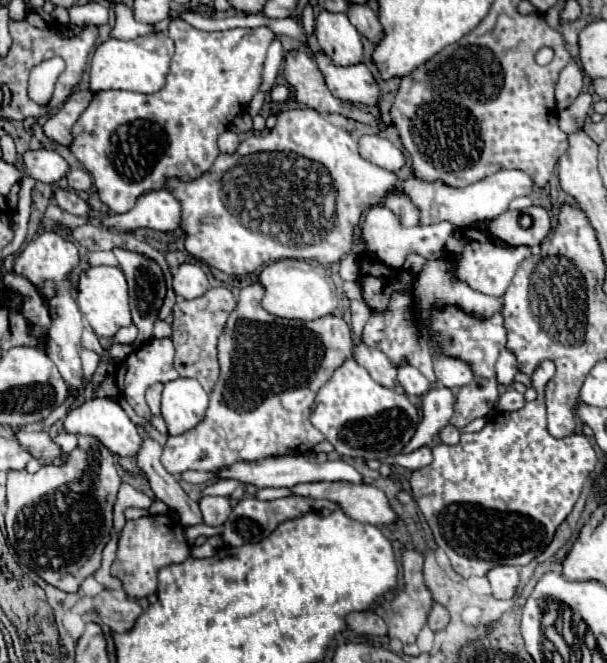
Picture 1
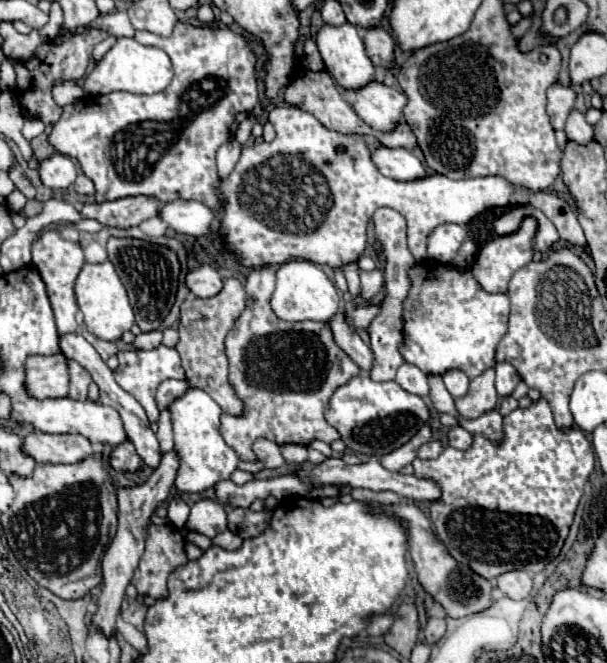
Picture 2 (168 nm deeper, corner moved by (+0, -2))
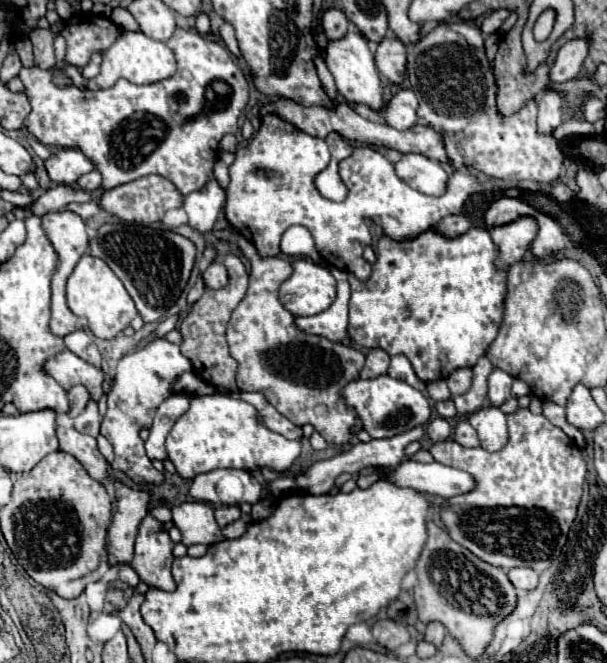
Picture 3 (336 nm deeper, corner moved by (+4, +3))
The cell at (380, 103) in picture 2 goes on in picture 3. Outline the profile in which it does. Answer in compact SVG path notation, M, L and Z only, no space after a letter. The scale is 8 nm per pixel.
M399 89L391 99L389 103L385 103L385 107L381 111L377 111L385 123L393 129L399 129L399 131L405 131L405 129L411 129L417 121L417 97L413 91L409 89Z

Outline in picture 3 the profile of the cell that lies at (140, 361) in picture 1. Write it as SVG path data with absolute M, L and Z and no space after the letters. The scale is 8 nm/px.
M155 339L141 349L125 353L117 361L113 387L107 397L109 409L101 423L100 433L103 437L107 437L107 441L113 445L113 451L115 451L115 461L111 463L111 467L115 471L123 471L135 483L163 481L163 473L157 471L151 465L151 459L145 455L139 429L151 425L155 409L159 407L161 401L165 401L171 395L171 389L169 389L171 381L189 369L191 369L191 363L187 357L181 355L179 345L169 343L165 339Z

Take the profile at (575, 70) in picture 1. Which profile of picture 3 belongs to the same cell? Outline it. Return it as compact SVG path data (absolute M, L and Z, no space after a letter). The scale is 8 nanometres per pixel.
M547 89L539 99L539 133L553 133L553 129L563 121L563 97L557 91Z

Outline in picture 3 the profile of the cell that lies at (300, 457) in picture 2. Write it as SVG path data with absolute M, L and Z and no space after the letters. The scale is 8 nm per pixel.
M195 395L191 397L189 409L175 421L169 437L167 437L167 457L173 461L179 477L195 479L199 473L207 473L213 469L261 469L269 467L273 471L285 471L293 465L293 461L301 453L301 441L291 441L279 433L265 429L255 415L255 407L241 399L225 397L225 395Z

